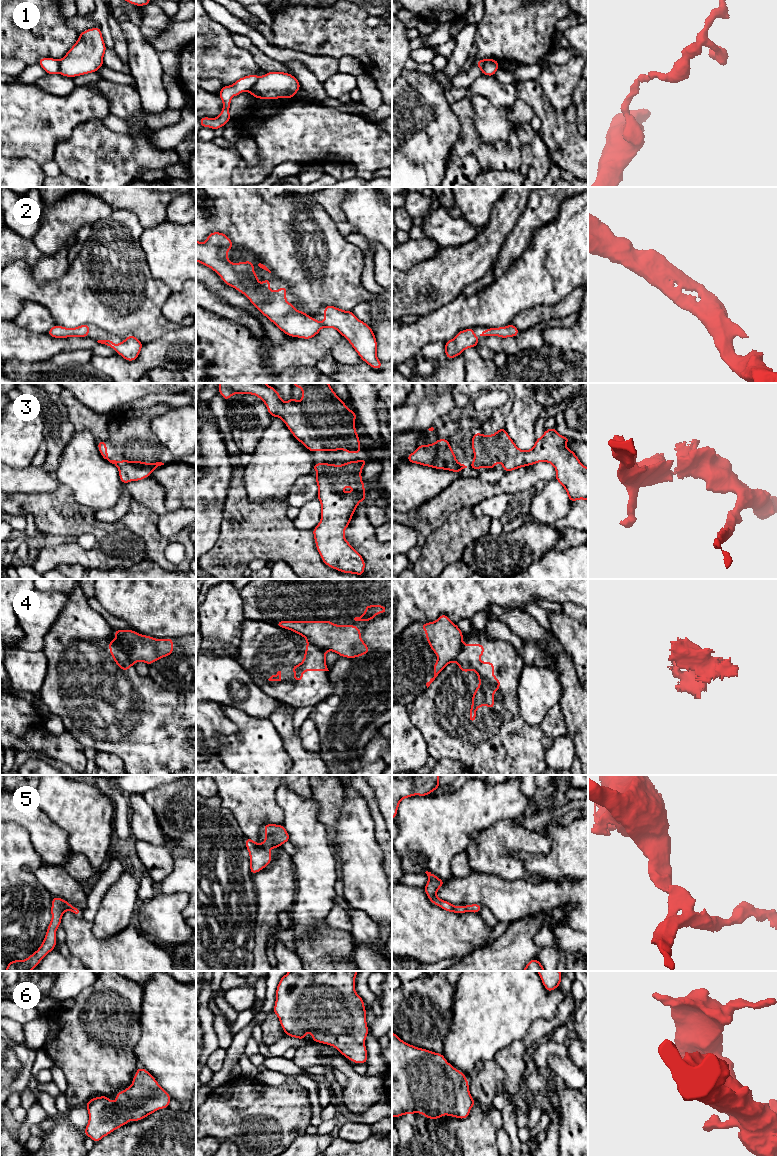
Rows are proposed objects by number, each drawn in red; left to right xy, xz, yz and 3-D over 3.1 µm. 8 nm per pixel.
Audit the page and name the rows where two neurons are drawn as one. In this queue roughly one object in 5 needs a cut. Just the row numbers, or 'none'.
1, 4

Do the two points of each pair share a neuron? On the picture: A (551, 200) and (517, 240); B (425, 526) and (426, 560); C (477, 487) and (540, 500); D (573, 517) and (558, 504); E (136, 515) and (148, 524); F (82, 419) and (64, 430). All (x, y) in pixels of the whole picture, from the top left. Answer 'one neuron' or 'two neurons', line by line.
A: one neuron
B: two neurons
C: two neurons
D: two neurons
E: one neuron
F: two neurons

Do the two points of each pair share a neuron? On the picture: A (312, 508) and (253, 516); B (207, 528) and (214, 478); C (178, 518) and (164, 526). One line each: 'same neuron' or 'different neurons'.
A: different neurons
B: same neuron
C: same neuron

